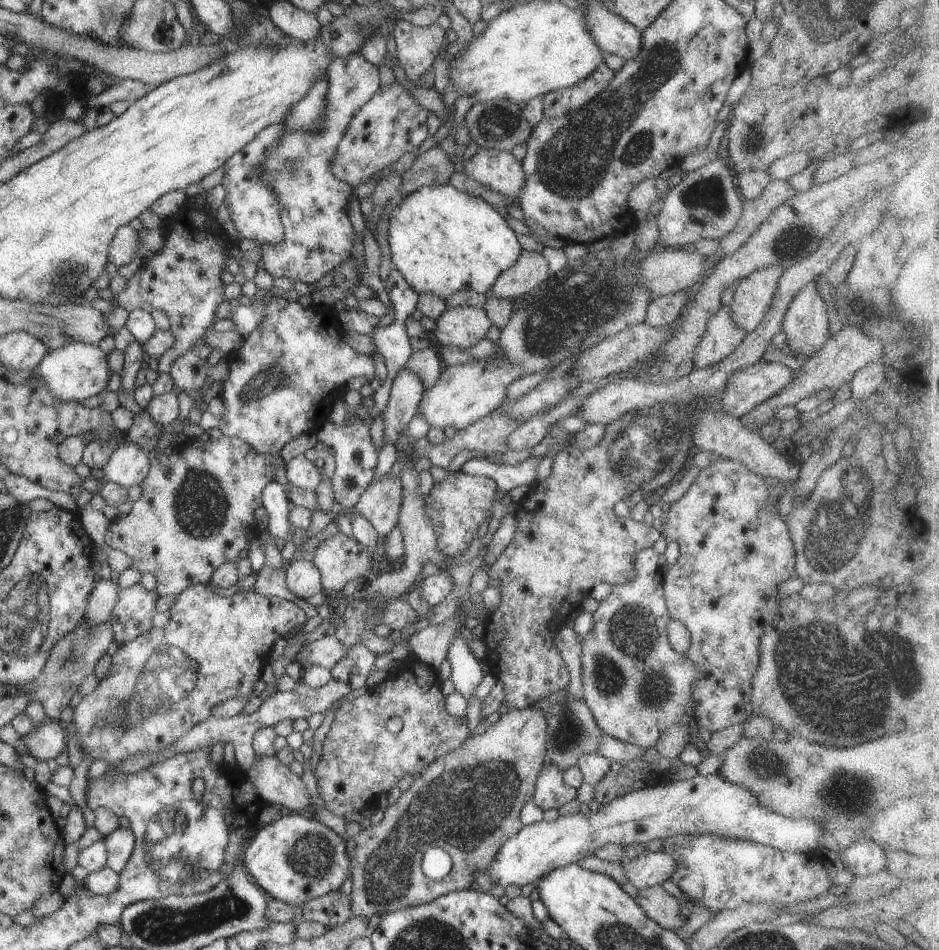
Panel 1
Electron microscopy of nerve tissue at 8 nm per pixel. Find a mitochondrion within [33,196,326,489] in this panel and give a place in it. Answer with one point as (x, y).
(65, 272)

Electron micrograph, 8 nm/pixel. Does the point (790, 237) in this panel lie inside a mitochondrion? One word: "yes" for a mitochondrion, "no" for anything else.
yes

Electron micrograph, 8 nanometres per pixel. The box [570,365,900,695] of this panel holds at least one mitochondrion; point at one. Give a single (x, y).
(643, 450)

